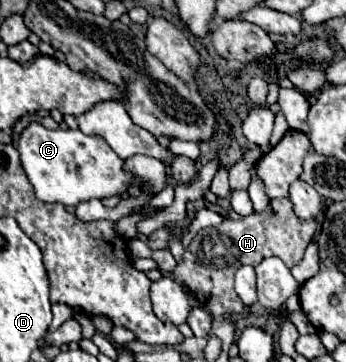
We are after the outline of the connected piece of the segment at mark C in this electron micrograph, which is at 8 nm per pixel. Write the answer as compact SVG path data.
M31 122L17 144L21 152L21 162L25 168L25 174L35 190L35 196L43 202L59 202L63 206L77 206L85 200L103 200L129 192L129 188L135 184L139 190L147 196L153 196L153 192L145 192L145 186L149 186L145 180L141 180L135 172L125 170L125 162L109 148L109 144L101 136L89 136L81 130L47 130L45 126Z

